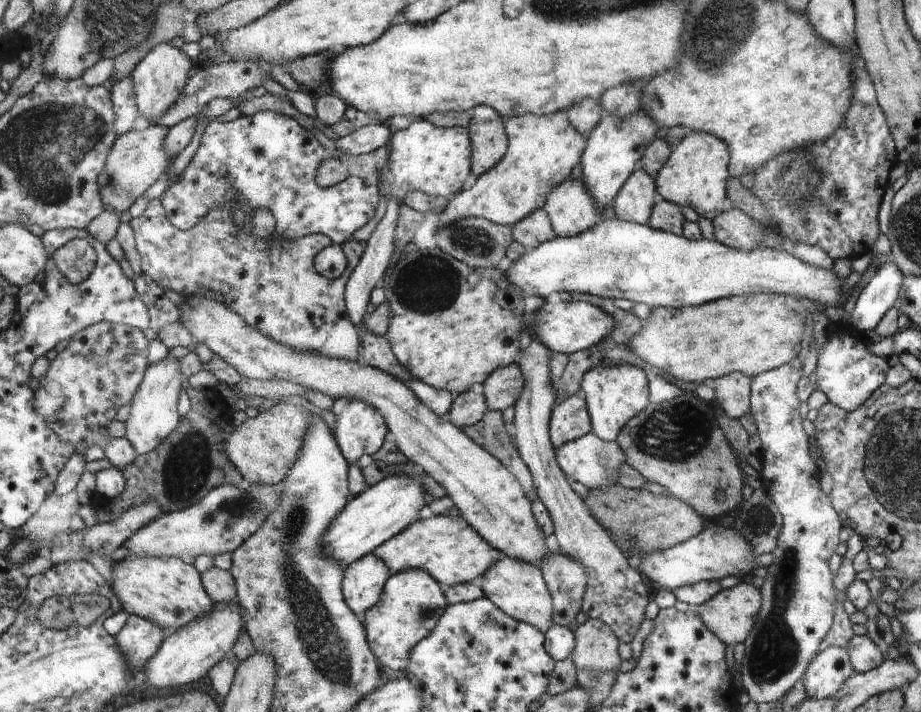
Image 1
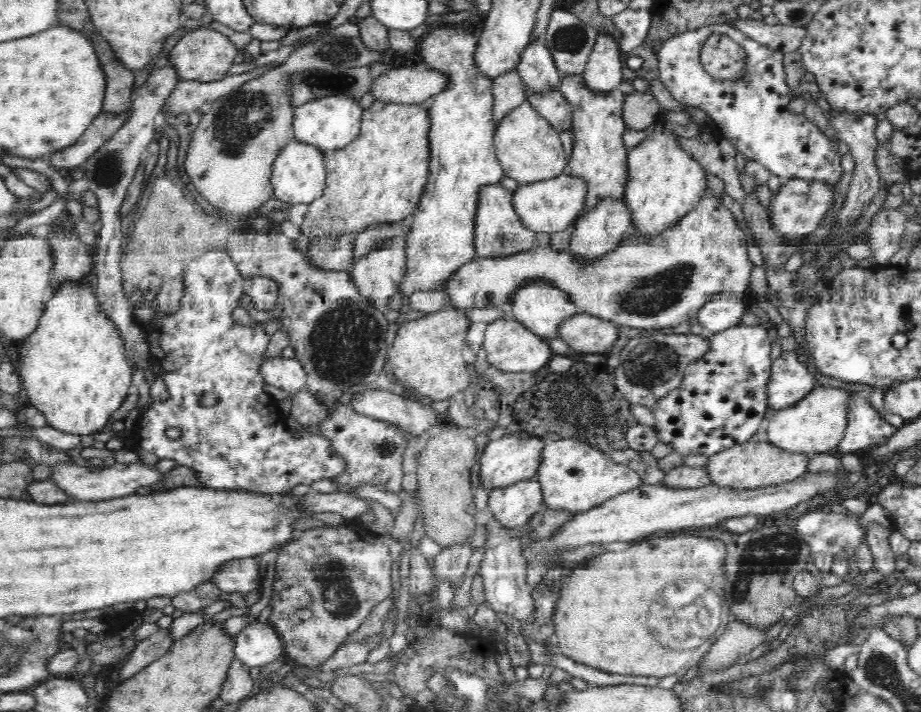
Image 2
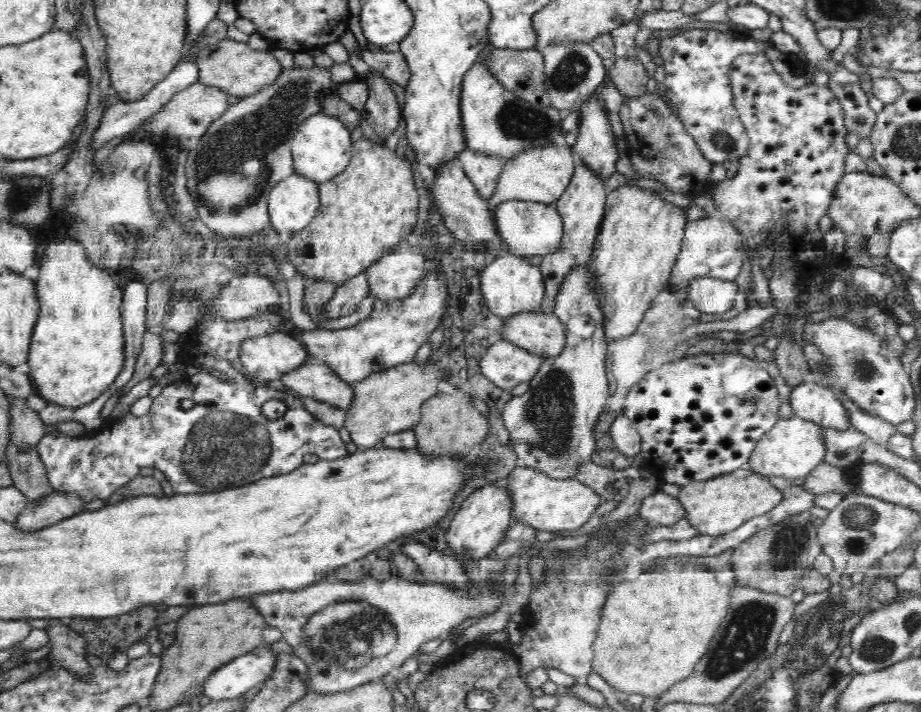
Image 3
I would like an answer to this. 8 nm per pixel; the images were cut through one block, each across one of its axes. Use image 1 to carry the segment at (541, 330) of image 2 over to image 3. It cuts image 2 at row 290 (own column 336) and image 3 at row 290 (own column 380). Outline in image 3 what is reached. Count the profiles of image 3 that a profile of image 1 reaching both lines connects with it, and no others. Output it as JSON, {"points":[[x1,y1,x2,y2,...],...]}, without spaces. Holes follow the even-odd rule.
{"points":[[507,253,505,256,489,259,485,267,479,274,480,291,487,307,496,316,508,319,540,308,546,296,546,286,539,266,528,263,526,258]]}

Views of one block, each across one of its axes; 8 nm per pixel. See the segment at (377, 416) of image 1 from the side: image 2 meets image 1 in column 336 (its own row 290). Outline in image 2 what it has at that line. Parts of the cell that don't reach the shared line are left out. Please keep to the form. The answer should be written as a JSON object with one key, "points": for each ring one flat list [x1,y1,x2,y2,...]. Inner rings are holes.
{"points":[[445,24,432,30,417,51,427,67,449,73,450,86,430,98,432,121,431,179,406,236,406,275,399,292,407,300,414,292,438,292,459,265,474,260,475,228,482,188,498,185,506,177,494,147,492,77,481,72,474,51,478,41,465,26]]}

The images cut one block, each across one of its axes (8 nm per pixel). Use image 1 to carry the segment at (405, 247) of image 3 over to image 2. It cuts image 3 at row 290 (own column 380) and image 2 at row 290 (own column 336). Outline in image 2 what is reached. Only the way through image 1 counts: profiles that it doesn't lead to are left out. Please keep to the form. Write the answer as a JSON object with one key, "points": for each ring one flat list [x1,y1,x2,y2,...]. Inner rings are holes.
{"points":[[414,214,399,222,400,234,398,234,398,237,390,238,388,244,384,244,382,248,367,253,353,264,354,269,351,273,351,280,360,291,360,294,368,298,378,309,385,310,388,298,399,292,400,284,406,275,405,241,412,222,414,222]]}

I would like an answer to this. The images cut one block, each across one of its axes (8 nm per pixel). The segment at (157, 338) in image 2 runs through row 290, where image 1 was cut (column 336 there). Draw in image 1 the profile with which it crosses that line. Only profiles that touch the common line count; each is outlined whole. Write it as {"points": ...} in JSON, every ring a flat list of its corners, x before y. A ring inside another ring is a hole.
{"points":[[260,110,256,114,242,115,234,122,220,122,214,119,206,124,201,147,192,159,187,169,178,180,162,196,170,220,177,228,188,231,202,223,208,215,208,206,214,207,214,182,216,182,216,162,222,168,220,174,232,178,234,187,241,193,242,203,247,203,252,209,268,208,275,219,275,235,282,238,298,240,312,233,320,233,332,239,336,244,342,244,352,239,352,234,362,228,376,212,378,206,378,190,364,184,354,176,354,182,340,182,332,188,322,187,317,182,317,173,326,158,326,148,304,130,294,118,276,114,268,110]]}

